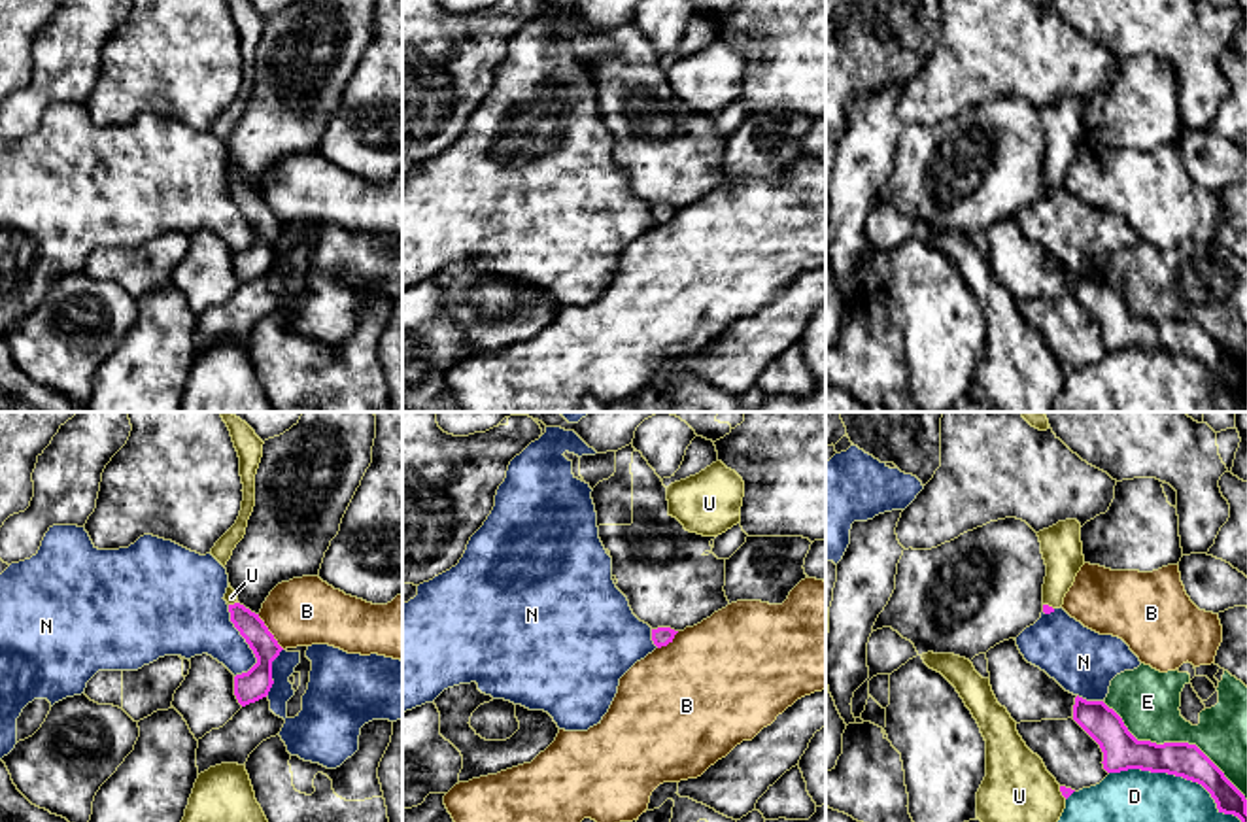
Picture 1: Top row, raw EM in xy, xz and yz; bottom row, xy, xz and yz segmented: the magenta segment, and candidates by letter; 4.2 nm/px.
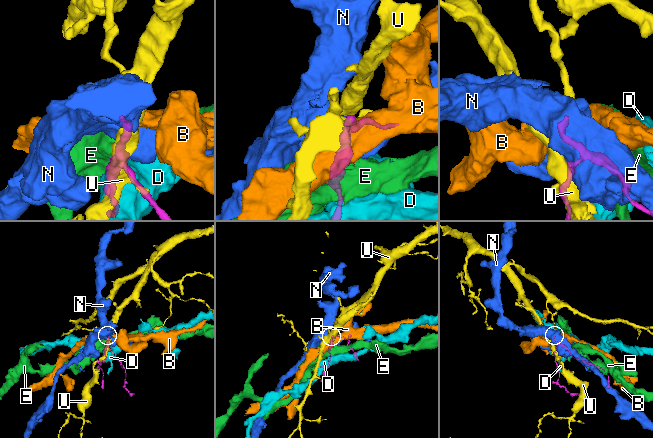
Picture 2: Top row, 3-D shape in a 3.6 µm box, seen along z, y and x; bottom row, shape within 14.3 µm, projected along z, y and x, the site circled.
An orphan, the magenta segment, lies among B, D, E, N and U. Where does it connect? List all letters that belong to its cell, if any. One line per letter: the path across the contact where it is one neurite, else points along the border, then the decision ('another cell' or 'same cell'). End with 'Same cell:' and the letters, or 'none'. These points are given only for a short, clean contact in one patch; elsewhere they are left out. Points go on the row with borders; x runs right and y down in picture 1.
B: border along xy (257, 615), (284, 649); another cell
D: another cell
E: another cell
N: another cell
U: same cell
Same cell: U

